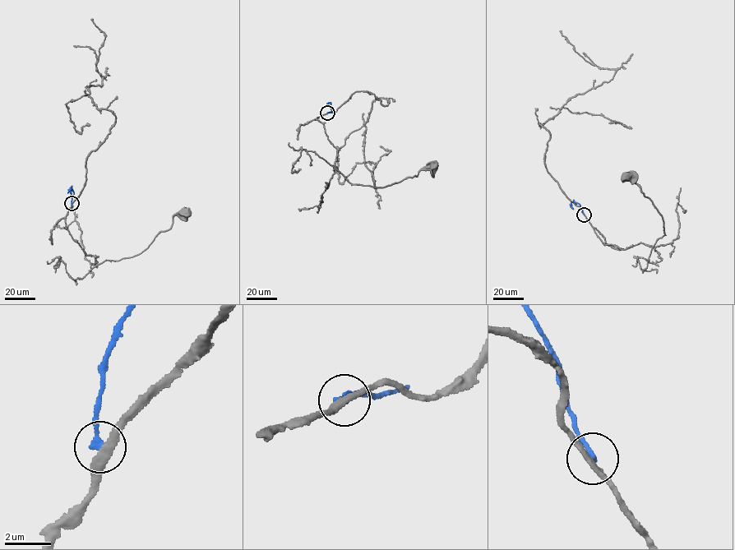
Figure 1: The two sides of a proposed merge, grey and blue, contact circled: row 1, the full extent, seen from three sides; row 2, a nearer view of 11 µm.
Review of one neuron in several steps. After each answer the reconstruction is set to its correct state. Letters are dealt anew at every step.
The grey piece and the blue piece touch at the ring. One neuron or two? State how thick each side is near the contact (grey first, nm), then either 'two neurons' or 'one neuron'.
calibres 280 and 280 nm; two neurons

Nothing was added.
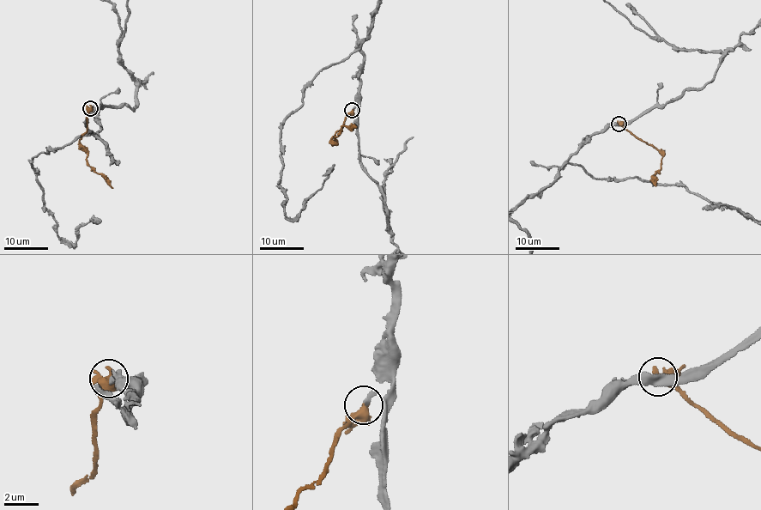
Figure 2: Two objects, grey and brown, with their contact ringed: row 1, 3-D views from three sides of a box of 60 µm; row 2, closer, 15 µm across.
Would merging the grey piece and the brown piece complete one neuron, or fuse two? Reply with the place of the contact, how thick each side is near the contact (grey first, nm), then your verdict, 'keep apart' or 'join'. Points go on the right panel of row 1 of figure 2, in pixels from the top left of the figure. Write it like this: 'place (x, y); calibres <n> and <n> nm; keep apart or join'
place (619, 124); calibres 220 and 440 nm; join

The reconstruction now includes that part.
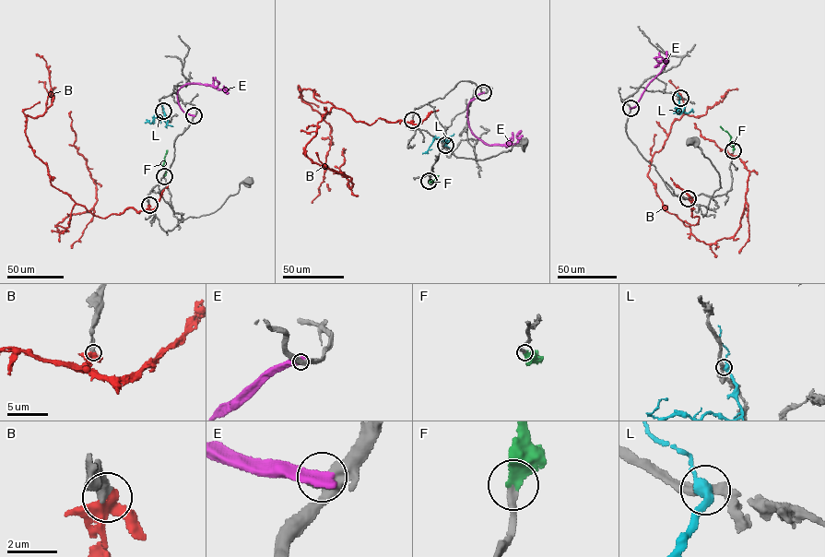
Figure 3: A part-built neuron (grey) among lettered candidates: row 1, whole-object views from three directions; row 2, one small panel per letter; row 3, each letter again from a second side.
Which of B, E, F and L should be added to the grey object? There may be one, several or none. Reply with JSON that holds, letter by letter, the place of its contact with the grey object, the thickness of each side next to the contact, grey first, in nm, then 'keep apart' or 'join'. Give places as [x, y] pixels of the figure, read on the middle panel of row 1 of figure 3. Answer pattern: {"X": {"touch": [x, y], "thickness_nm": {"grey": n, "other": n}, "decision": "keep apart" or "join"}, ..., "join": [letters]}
{"B": {"touch": [412, 120], "thickness_nm": {"grey": 360, "other": 480}, "decision": "join"}, "E": {"touch": [483, 92], "thickness_nm": {"grey": 460, "other": 600}, "decision": "keep apart"}, "F": {"touch": [429, 181], "thickness_nm": {"grey": 260, "other": 480}, "decision": "join"}, "L": {"touch": [445, 145], "thickness_nm": {"grey": 340, "other": 360}, "decision": "keep apart"}, "join": ["B", "F"]}

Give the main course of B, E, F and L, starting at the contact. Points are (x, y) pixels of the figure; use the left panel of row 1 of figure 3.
B: (148, 205), (100, 218), (52, 184), (25, 135), (27, 115), (41, 115), (54, 98), (39, 82)
E: (194, 115), (179, 104), (181, 88), (190, 83), (210, 85), (224, 88), (228, 93)
F: (164, 175), (163, 164), (167, 149)
L: (163, 111), (164, 118), (156, 117), (150, 124), (145, 123)

